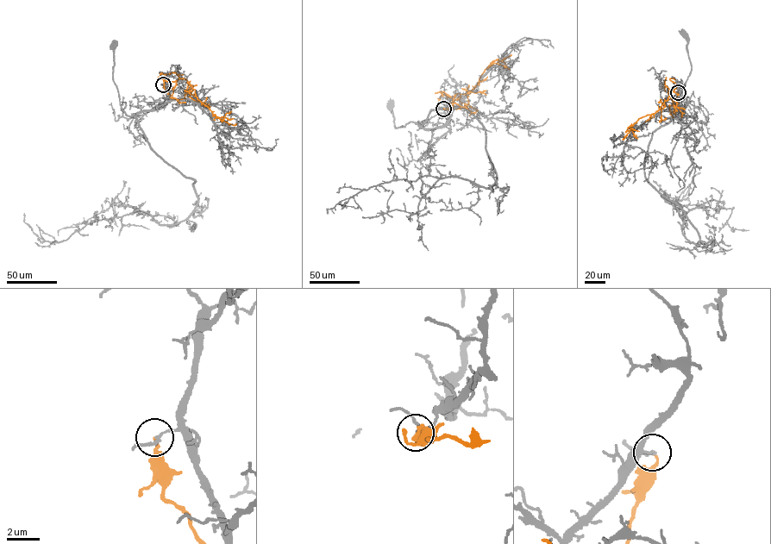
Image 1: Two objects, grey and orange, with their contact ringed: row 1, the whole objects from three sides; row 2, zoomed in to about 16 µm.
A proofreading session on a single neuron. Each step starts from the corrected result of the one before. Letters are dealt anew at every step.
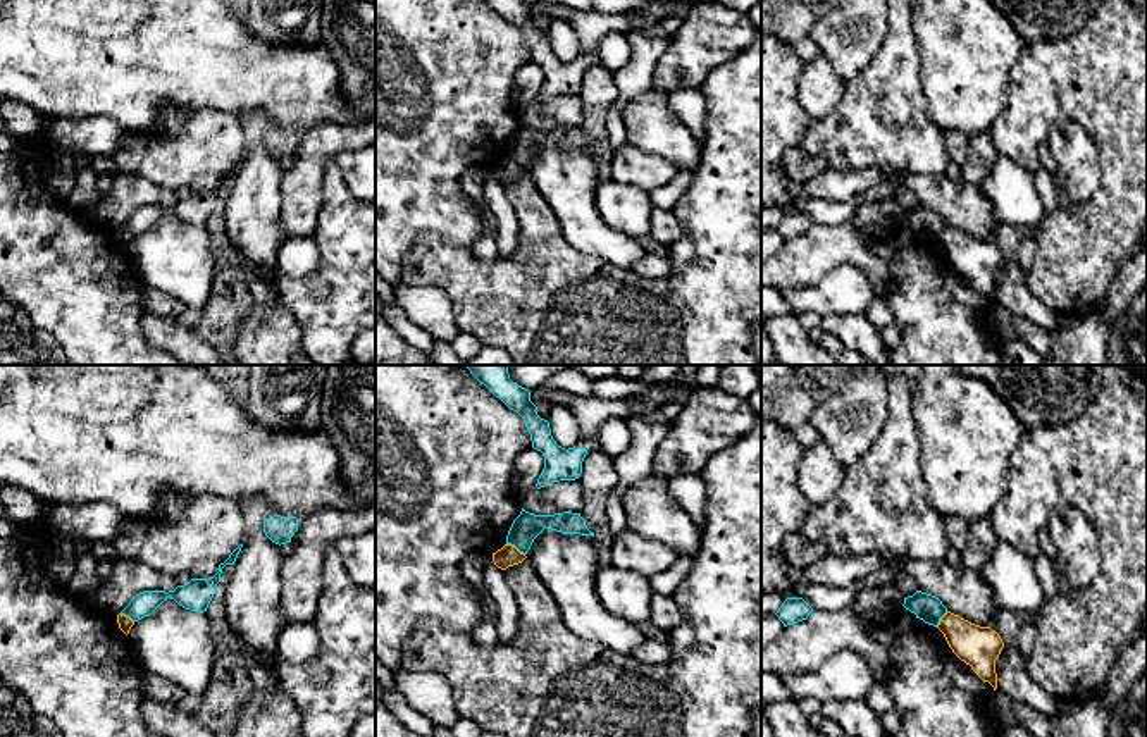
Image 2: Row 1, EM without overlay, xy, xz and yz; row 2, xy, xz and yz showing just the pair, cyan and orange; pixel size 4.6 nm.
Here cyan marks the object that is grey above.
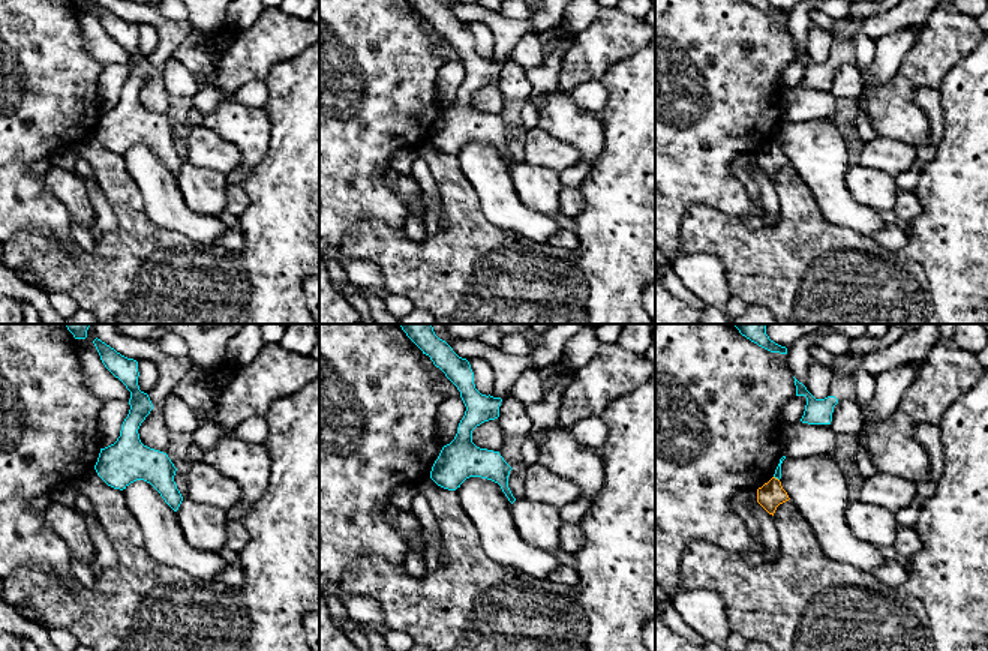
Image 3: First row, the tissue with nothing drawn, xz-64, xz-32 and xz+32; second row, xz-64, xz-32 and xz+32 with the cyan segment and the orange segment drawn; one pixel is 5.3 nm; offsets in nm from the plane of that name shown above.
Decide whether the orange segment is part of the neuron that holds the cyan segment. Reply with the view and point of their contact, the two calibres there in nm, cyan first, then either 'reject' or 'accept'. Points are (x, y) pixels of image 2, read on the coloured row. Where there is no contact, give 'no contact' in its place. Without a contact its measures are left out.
xz (515, 546) | 140/100 nm | reject

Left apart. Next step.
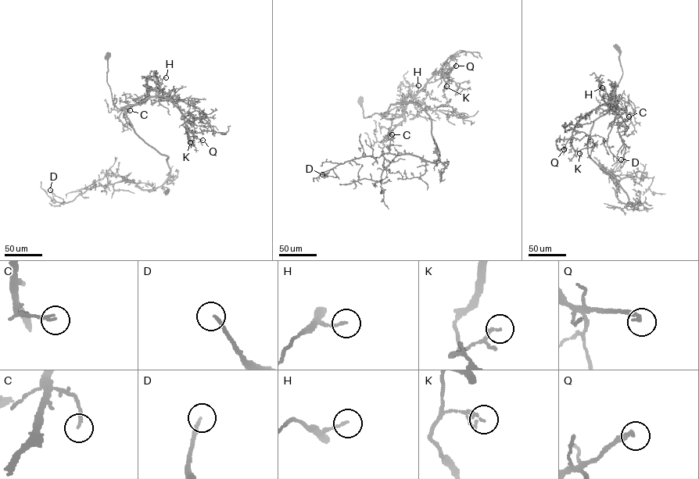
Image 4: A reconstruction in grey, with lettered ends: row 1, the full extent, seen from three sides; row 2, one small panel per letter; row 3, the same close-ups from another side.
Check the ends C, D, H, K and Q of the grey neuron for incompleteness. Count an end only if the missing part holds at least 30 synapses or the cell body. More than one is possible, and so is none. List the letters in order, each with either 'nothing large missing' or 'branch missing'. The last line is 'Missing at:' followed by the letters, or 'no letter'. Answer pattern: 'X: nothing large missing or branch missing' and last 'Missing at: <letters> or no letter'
C: nothing large missing
D: branch missing
H: nothing large missing
K: nothing large missing
Q: branch missing
Missing at: D, Q

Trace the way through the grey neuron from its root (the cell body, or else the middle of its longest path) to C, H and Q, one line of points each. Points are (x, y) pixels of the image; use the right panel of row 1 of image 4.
C: (617, 48), (622, 75), (608, 101), (617, 110), (623, 109), (629, 116)
H: (617, 48), (622, 75), (608, 101), (617, 109), (605, 102), (600, 93), (600, 88), (602, 87)
Q: (617, 48), (622, 75), (608, 101), (617, 109), (604, 104), (587, 112), (577, 123), (564, 149)

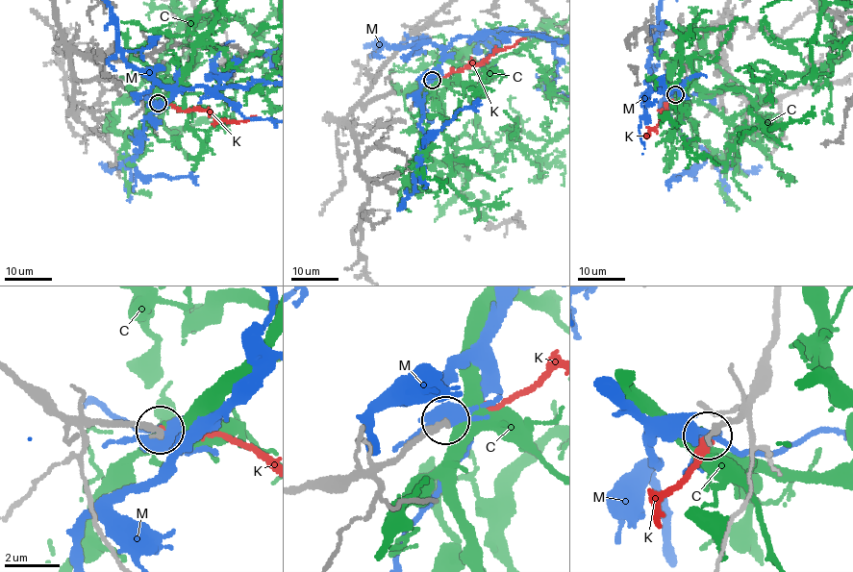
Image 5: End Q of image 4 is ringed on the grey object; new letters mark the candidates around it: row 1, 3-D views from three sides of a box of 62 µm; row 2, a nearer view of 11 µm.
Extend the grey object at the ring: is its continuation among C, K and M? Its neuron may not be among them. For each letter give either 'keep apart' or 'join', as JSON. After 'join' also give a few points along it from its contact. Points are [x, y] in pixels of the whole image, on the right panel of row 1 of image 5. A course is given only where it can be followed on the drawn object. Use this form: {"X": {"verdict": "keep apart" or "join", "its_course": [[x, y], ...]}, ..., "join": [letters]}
{"C": {"verdict": "keep apart"}, "K": {"verdict": "join"}, "M": {"verdict": "keep apart"}, "join": ["K"]}

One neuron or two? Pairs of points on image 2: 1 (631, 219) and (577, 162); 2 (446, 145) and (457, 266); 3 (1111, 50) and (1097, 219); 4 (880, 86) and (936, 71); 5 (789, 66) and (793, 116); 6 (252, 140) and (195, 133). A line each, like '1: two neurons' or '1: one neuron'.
1: two neurons
2: two neurons
3: one neuron
4: two neurons
5: one neuron
6: two neurons

